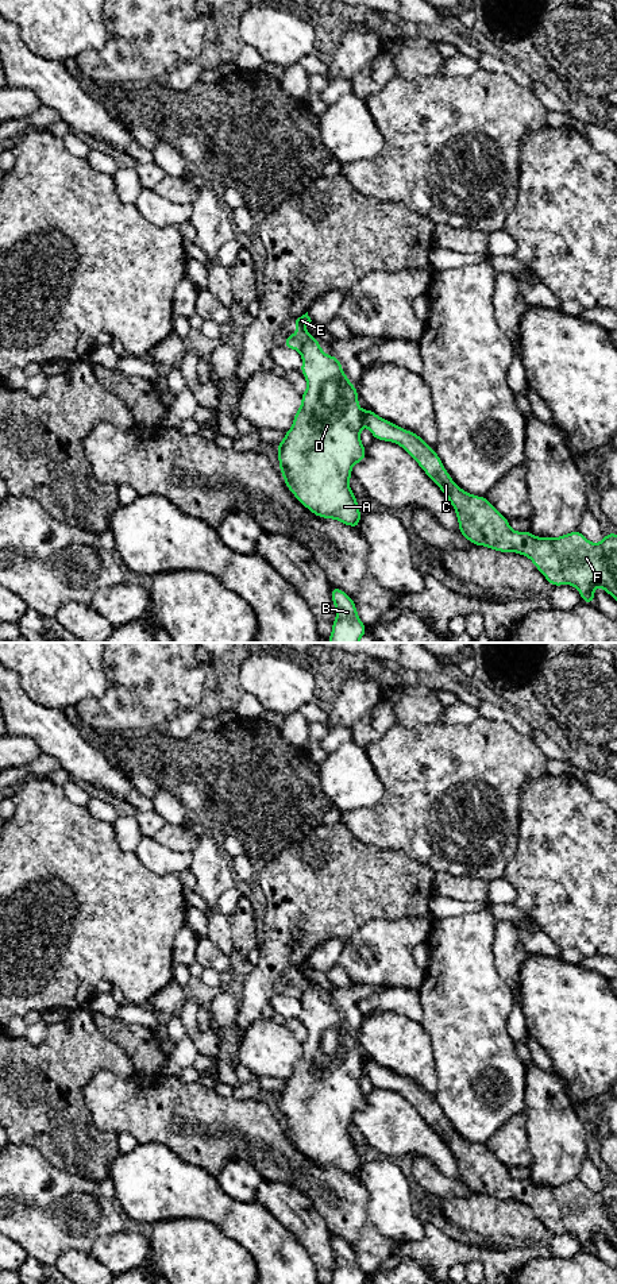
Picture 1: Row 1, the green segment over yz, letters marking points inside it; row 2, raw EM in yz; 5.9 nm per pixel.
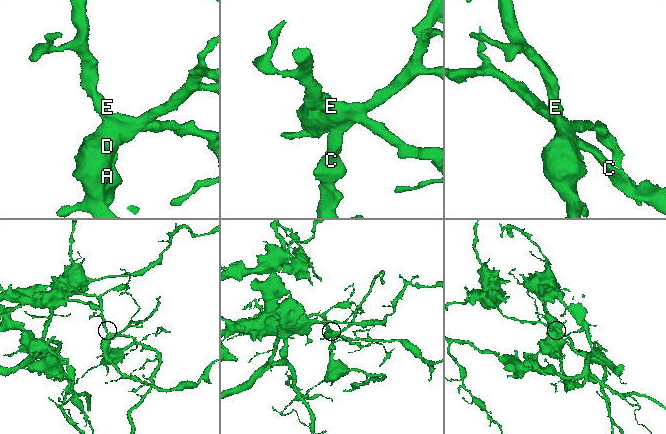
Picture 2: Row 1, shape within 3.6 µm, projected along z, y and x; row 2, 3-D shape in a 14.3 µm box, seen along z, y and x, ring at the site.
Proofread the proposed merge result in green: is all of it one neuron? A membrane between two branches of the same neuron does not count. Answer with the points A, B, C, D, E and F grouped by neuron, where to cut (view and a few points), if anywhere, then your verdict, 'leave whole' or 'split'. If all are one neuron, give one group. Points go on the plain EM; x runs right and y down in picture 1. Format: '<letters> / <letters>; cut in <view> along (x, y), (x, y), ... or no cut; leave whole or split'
A B D E / C F; cut in yz along (296, 982), (303, 988), (300, 999); split

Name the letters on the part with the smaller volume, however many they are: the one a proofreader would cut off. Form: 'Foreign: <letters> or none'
Foreign: C, F

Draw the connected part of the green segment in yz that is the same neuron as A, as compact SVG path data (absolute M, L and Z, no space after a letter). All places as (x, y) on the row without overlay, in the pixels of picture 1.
M308 960L293 969L297 983L304 988L300 999L302 1006L300 1019L308 1034L301 1042L302 1049L293 1065L293 1075L275 1094L278 1115L289 1140L313 1162L358 1176L362 1164L348 1127L352 1126L352 1114L366 1106L366 1096L360 1090L360 1079L365 1073L363 1059L358 1052L356 1036L342 1018L342 1010L338 1005L327 1003L320 990L305 978L305 972L311 969Z

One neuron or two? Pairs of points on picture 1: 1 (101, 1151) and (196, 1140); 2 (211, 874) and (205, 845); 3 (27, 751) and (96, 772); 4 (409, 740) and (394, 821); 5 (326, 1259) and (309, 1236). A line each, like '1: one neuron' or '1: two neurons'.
1: two neurons
2: one neuron
3: two neurons
4: one neuron
5: one neuron

